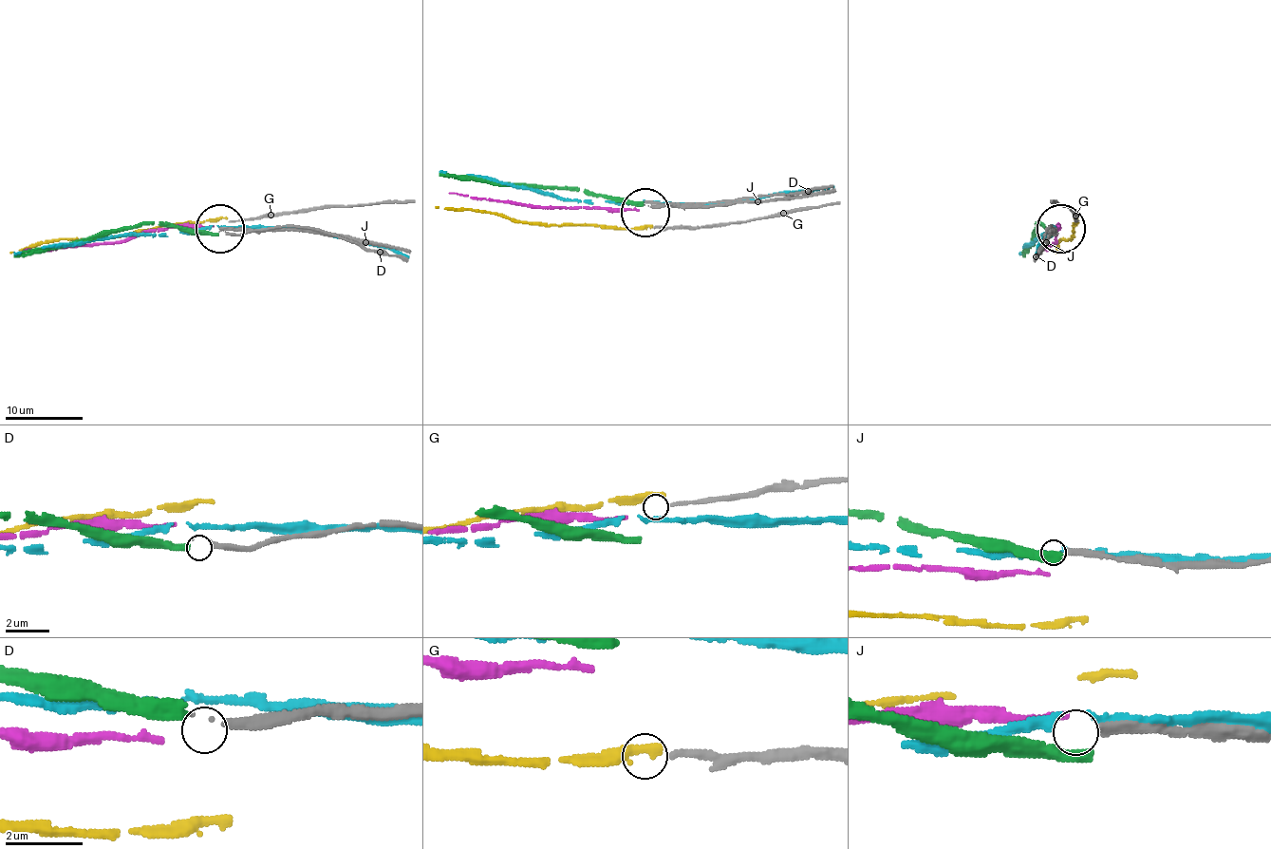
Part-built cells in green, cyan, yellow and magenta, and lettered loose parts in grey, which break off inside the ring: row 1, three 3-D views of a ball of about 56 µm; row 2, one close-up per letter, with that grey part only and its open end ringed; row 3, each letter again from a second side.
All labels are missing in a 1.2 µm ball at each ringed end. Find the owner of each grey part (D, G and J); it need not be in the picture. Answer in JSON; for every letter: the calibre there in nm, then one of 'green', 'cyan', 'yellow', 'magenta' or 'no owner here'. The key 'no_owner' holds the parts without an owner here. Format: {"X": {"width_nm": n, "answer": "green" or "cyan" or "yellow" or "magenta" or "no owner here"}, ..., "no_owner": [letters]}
{"D": {"width_nm": 280, "answer": "no owner here"}, "G": {"width_nm": 160, "answer": "no owner here"}, "J": {"width_nm": 240, "answer": "no owner here"}, "no_owner": ["D", "G", "J"]}

